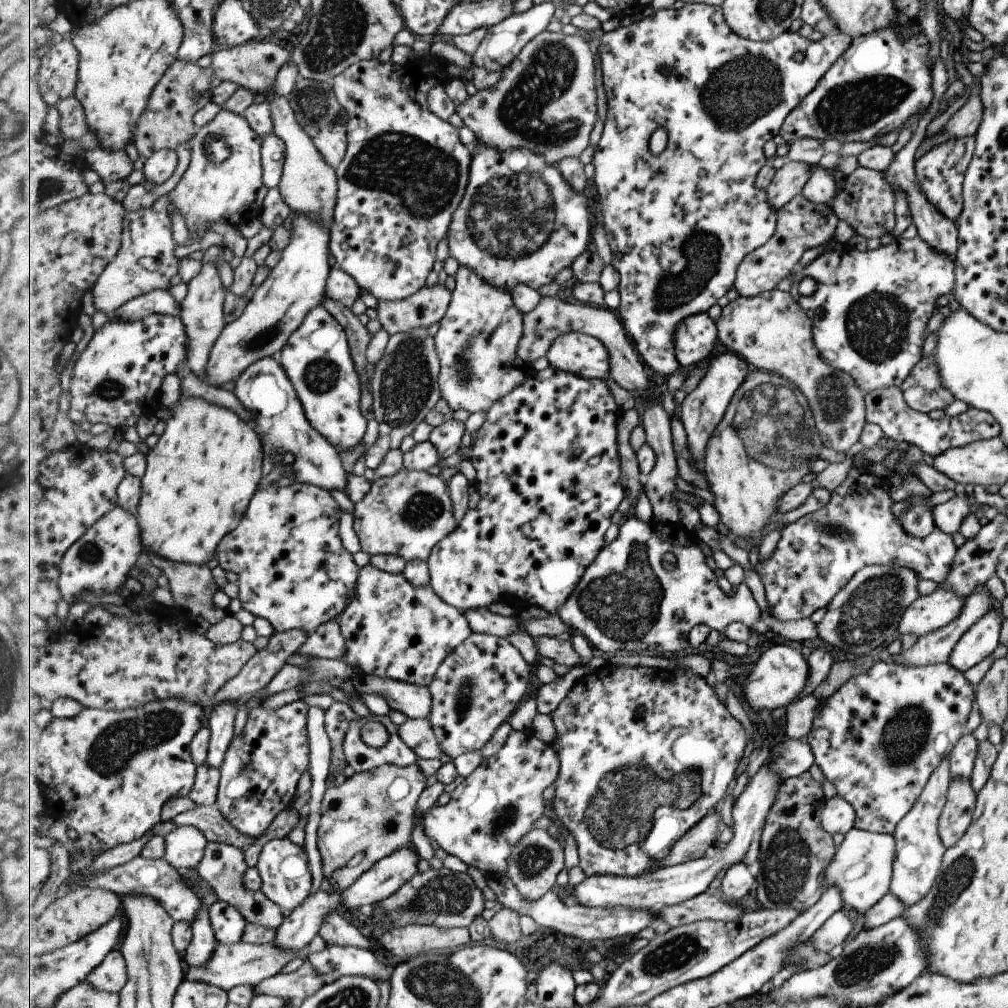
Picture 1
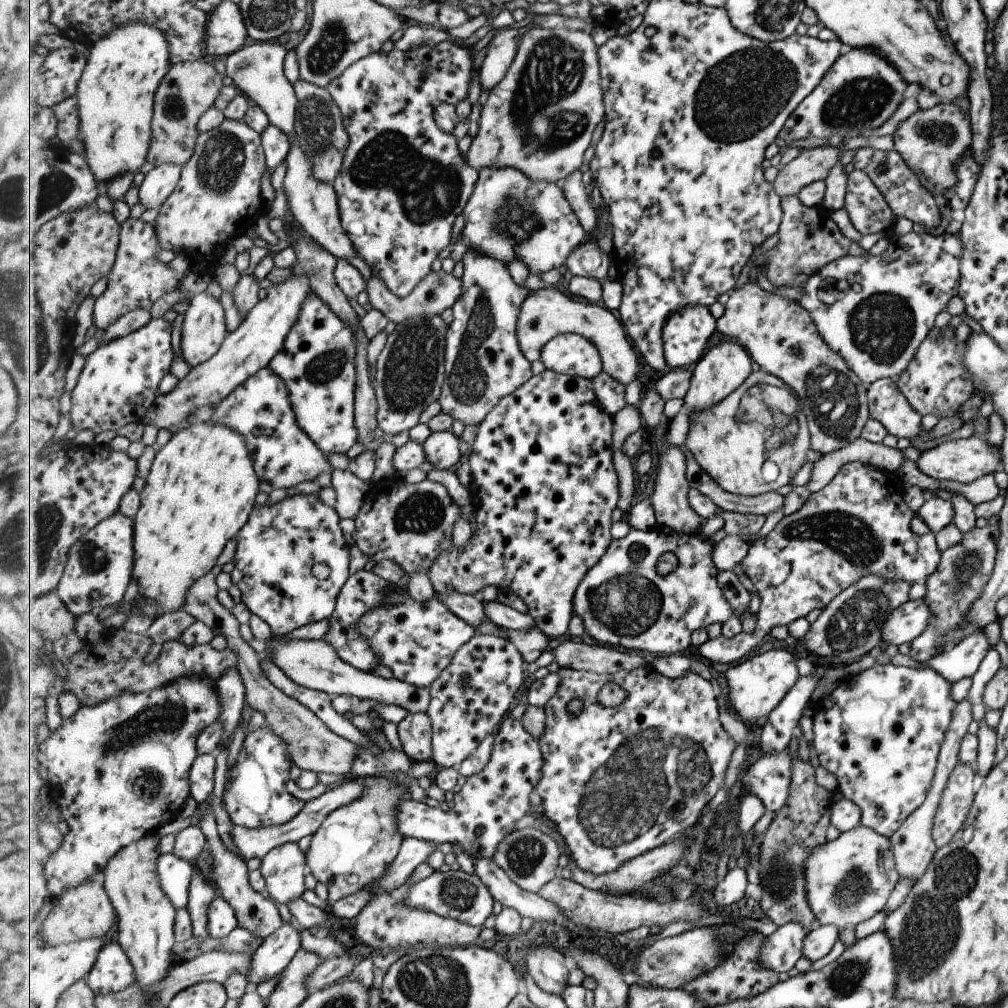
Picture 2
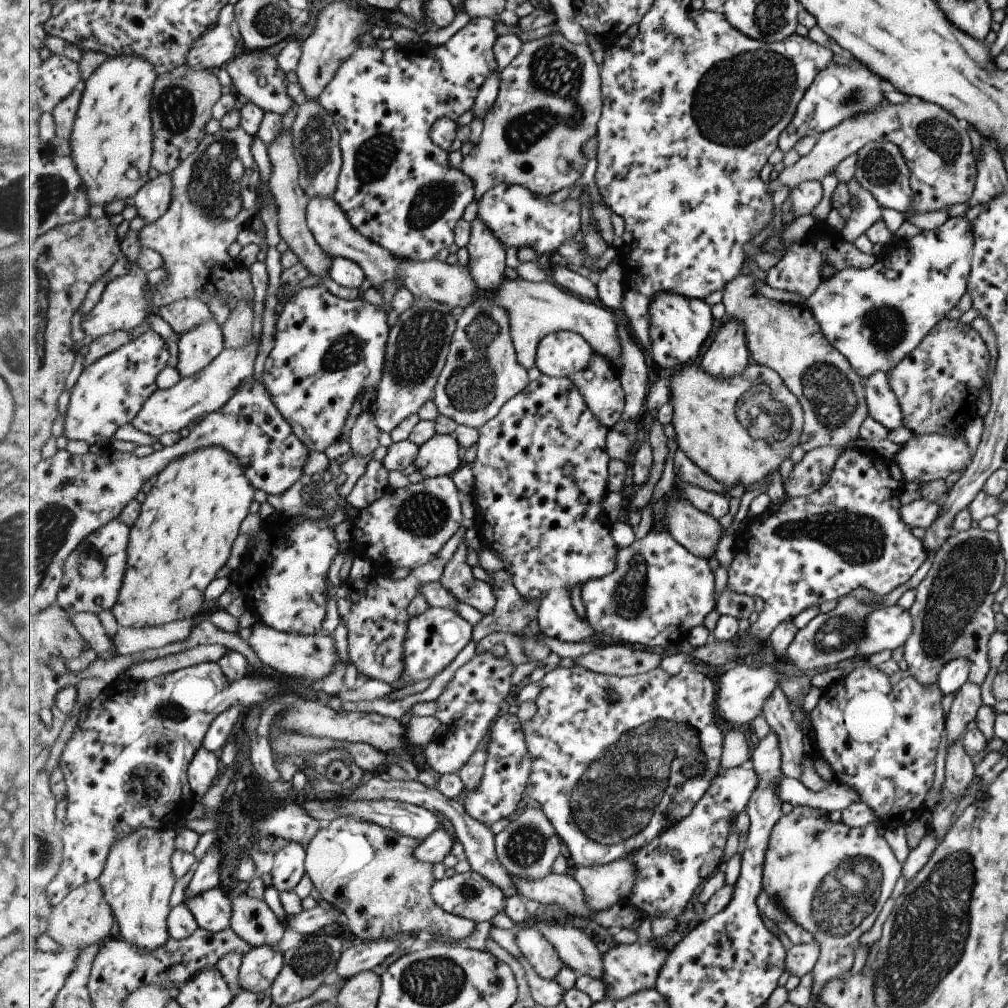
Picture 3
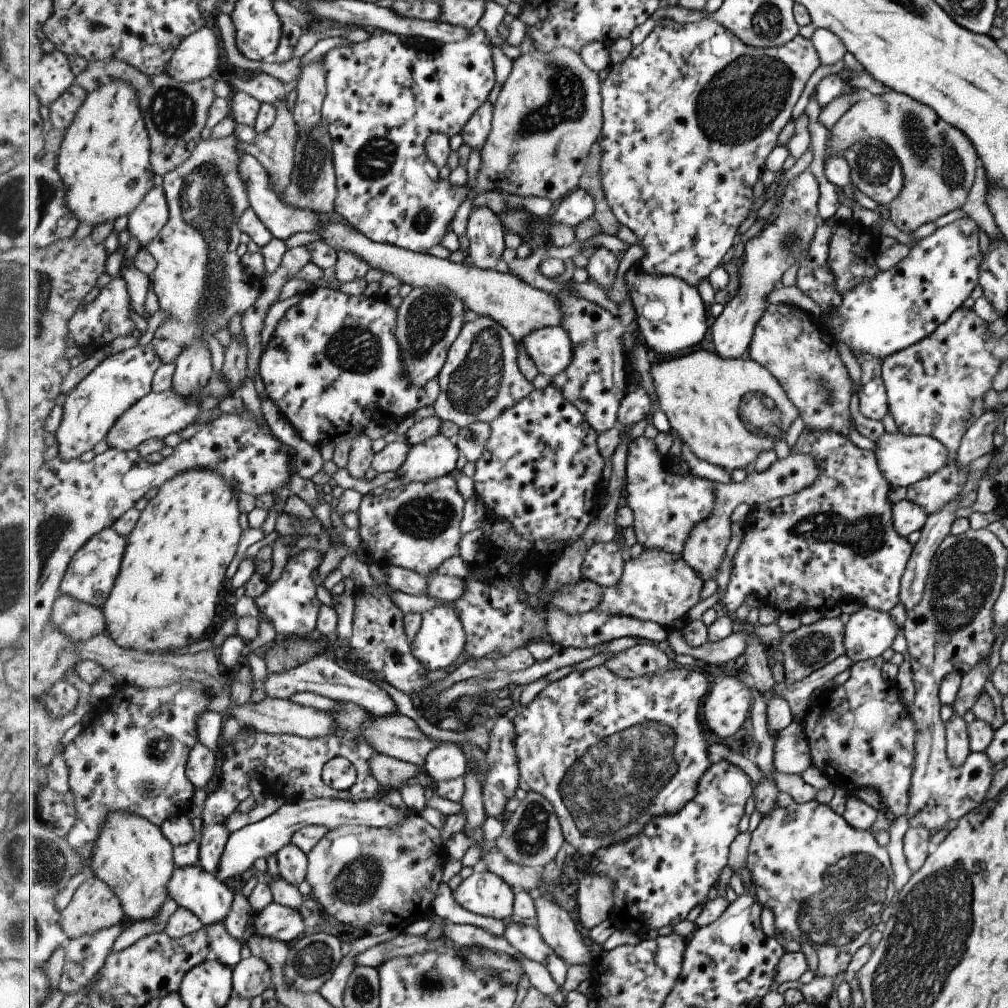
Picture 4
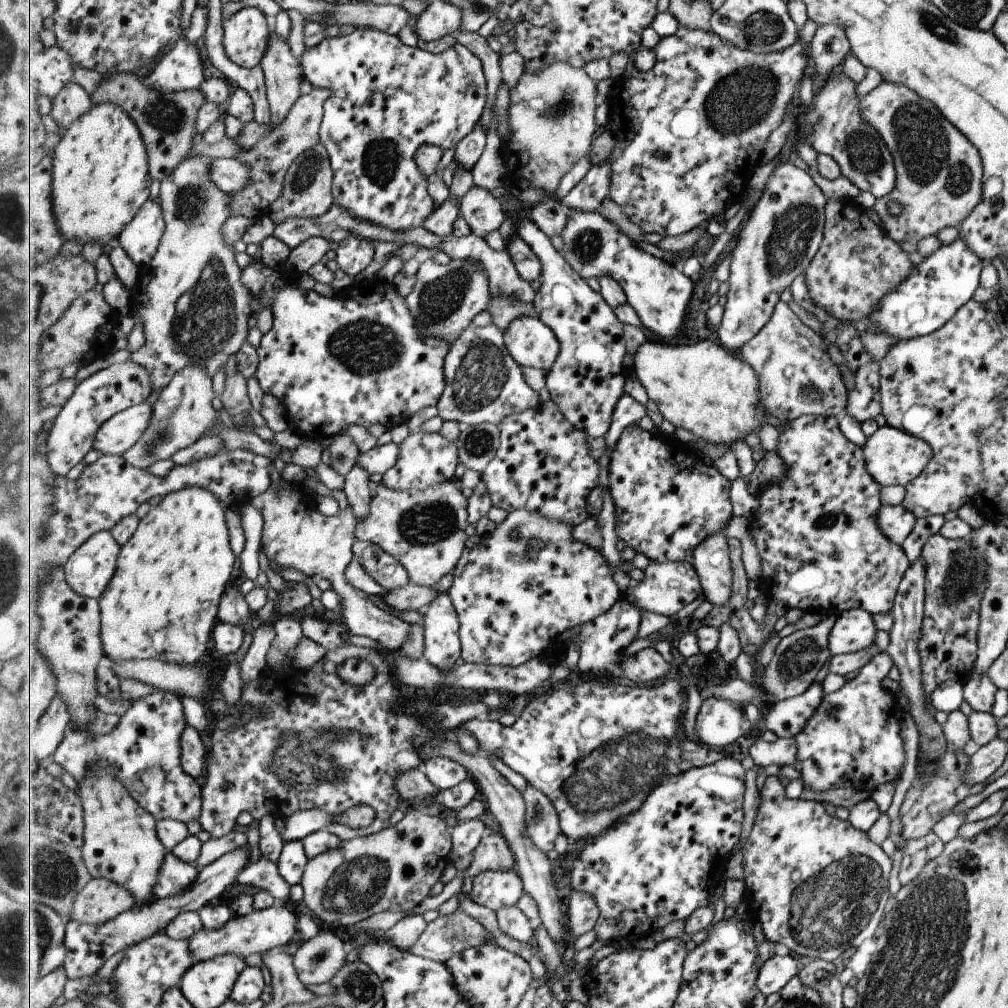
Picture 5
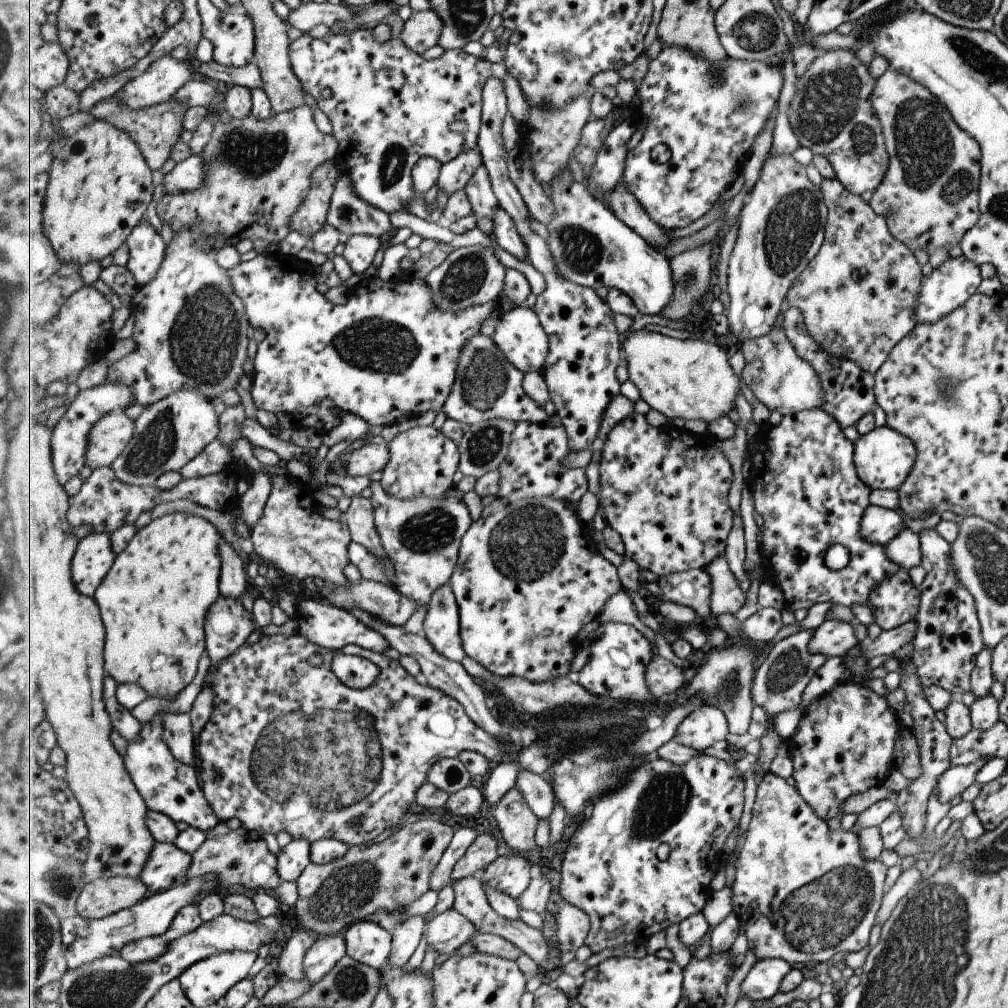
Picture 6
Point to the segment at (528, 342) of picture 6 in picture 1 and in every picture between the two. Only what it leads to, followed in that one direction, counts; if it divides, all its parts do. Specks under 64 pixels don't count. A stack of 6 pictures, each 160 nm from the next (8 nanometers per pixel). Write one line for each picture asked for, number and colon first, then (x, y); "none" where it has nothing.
1: (578, 353)
2: (572, 354)
3: (560, 354)
4: (551, 348)
5: (532, 343)

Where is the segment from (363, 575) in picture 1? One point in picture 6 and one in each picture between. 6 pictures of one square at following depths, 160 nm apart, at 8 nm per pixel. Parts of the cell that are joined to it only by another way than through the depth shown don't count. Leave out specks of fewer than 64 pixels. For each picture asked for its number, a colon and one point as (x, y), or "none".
2: (417, 640)
3: (435, 638)
4: (442, 638)
5: (442, 628)
6: (442, 626)

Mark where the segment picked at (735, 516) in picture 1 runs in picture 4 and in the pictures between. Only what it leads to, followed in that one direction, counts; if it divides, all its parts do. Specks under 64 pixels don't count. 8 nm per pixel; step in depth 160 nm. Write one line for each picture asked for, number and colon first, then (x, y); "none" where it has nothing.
2: (752, 442)
3: (740, 429)
4: (728, 411)

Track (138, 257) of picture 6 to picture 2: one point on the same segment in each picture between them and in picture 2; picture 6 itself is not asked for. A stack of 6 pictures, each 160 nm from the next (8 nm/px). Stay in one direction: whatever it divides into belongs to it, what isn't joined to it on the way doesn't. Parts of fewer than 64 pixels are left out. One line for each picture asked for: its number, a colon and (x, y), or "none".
2: (160, 182)
3: (152, 202)
4: (149, 218)
5: (142, 237)

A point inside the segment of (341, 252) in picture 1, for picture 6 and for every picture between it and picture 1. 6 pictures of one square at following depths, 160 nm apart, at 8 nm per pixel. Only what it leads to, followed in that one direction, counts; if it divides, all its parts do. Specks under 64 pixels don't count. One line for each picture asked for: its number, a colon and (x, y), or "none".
2: (404, 183)
3: (397, 187)
4: (386, 96)
5: (389, 99)
6: (389, 107)

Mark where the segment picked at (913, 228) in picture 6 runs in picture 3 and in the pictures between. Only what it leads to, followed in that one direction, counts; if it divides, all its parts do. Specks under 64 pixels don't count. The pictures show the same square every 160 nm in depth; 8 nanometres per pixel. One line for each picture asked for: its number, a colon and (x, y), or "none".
3: (934, 146)
4: (937, 162)
5: (937, 183)

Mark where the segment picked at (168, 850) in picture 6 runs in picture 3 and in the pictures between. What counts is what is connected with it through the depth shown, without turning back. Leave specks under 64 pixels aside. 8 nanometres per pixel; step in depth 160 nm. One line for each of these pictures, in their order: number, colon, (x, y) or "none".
3: (214, 910)
4: (206, 896)
5: (176, 875)

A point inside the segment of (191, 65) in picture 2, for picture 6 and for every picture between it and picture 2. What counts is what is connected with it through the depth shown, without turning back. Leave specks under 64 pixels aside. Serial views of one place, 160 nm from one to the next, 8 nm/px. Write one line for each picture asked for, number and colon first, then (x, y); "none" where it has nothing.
3: (184, 99)
4: (176, 112)
5: (168, 121)
6: (157, 129)

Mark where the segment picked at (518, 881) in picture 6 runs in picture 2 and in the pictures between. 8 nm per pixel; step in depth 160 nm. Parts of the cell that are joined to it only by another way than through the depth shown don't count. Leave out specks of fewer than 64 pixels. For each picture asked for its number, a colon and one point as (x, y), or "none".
2: (463, 897)
3: (470, 895)
4: (486, 893)
5: (495, 889)

